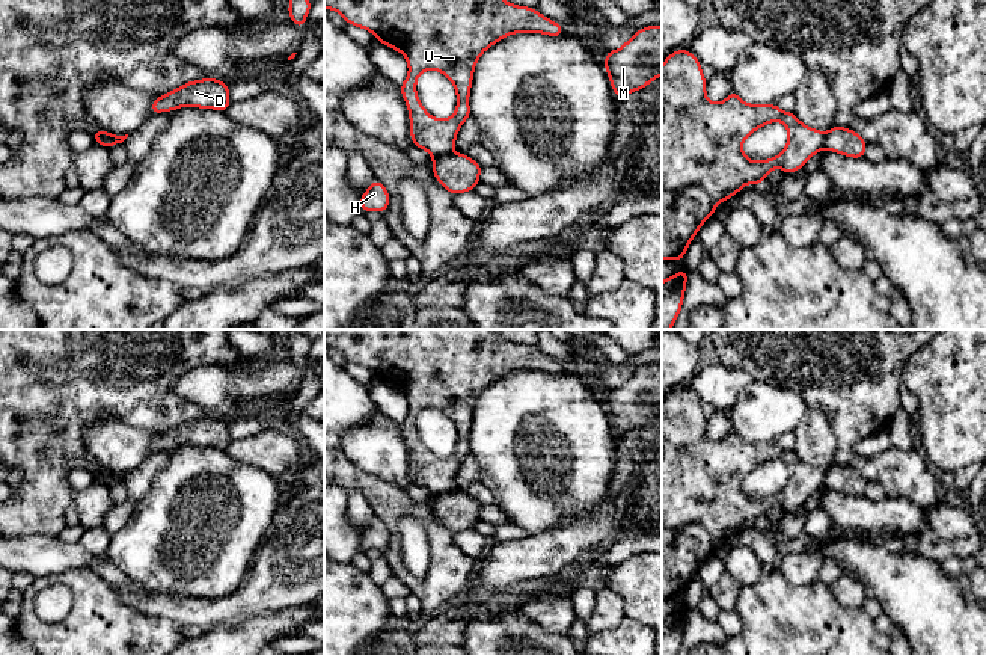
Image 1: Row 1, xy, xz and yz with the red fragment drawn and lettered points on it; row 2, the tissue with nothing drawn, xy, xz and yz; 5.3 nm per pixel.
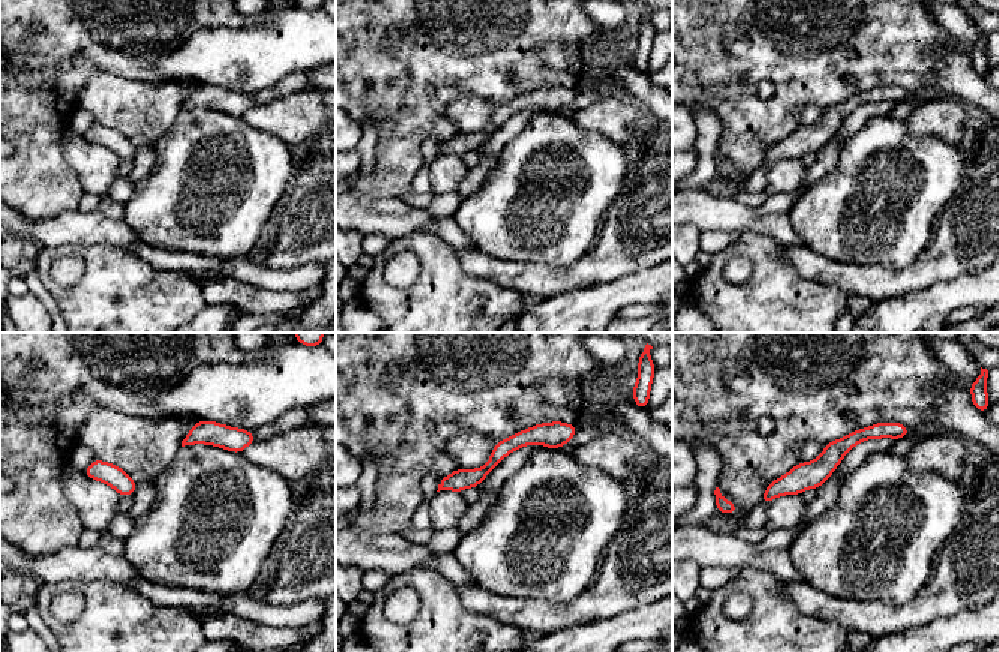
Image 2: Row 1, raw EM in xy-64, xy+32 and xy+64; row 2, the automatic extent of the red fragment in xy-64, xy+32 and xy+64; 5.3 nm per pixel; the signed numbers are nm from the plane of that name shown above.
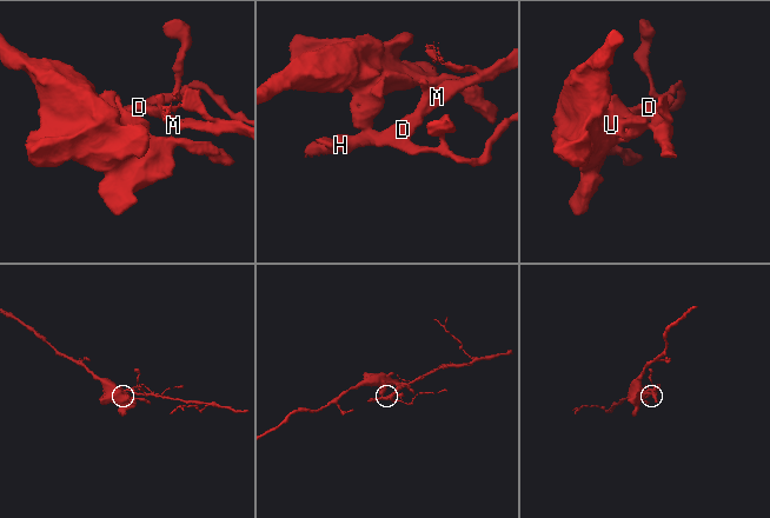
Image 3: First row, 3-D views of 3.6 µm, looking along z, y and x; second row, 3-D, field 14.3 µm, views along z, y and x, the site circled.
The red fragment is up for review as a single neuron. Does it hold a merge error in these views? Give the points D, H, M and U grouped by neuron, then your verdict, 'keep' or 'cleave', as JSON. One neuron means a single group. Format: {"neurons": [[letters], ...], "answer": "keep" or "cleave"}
{"neurons": [["D", "H", "M"], ["U"]], "answer": "cleave"}

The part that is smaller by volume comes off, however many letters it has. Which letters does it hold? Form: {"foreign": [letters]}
{"foreign": ["D", "H", "M"]}

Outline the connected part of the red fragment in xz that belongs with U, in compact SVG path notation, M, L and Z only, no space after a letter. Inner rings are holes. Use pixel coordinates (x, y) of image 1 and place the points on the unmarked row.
M324 329L324 346L339 350L348 362L369 368L380 382L406 394L409 414L400 427L409 447L410 474L413 483L425 487L431 495L449 492L461 462L470 456L469 433L473 407L488 385L522 370L564 373L561 362L534 346L508 341L496 329ZM427 407L442 411L454 423L457 447L451 456L433 456L421 442L416 418Z

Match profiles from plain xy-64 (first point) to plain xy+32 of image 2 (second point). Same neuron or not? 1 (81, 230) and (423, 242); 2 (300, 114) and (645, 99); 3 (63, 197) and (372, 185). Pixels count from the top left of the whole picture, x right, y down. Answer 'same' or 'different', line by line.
1: different
2: different
3: same

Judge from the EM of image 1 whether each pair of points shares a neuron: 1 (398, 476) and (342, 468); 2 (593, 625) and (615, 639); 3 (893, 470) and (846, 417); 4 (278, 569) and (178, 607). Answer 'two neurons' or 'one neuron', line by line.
1: two neurons
2: two neurons
3: one neuron
4: one neuron

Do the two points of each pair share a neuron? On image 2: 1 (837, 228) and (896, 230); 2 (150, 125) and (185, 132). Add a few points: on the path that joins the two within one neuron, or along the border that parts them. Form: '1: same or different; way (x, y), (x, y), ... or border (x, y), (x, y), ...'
1: same; way (852, 228), (881, 228)
2: different; border (180, 110), (171, 126), (155, 144)

